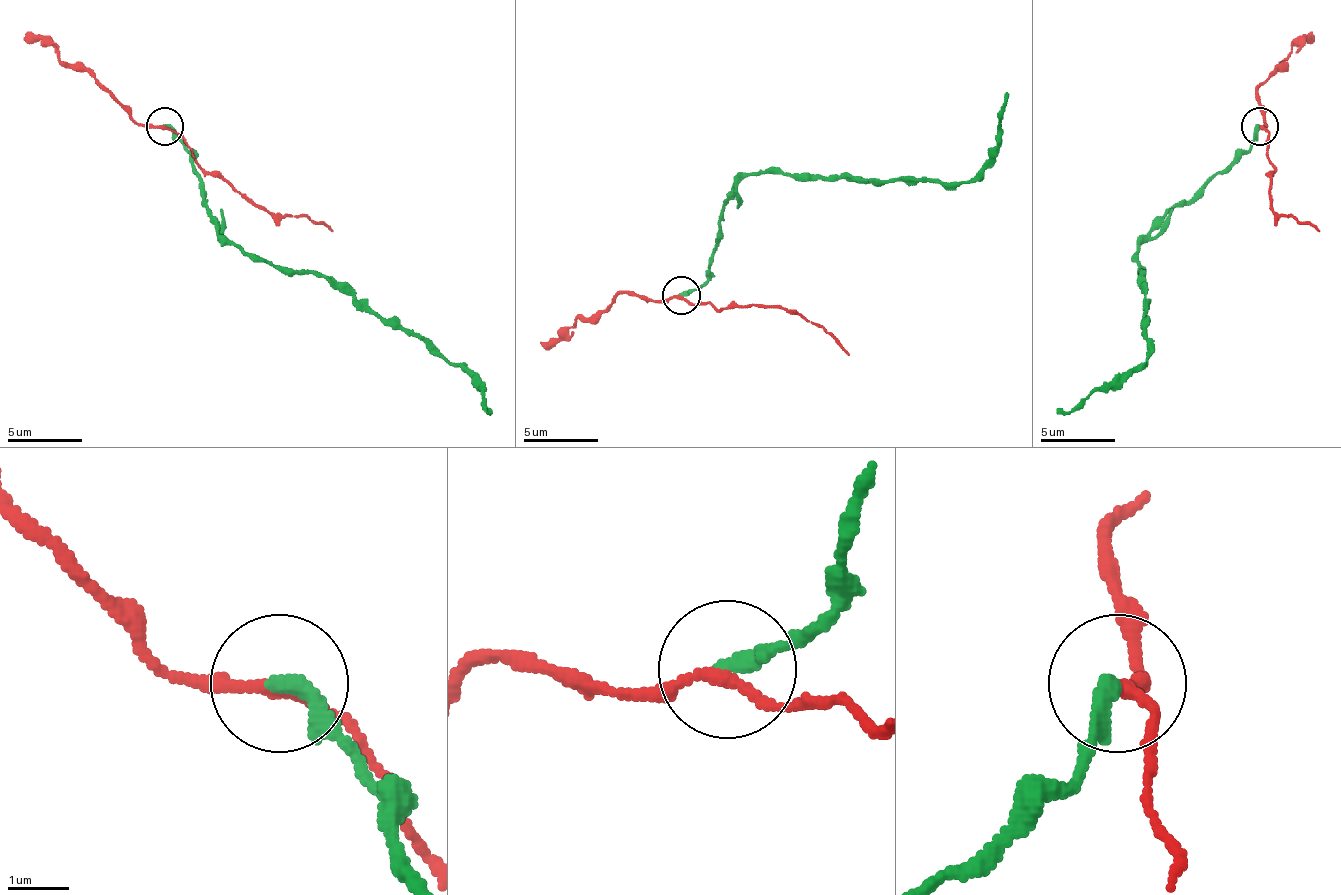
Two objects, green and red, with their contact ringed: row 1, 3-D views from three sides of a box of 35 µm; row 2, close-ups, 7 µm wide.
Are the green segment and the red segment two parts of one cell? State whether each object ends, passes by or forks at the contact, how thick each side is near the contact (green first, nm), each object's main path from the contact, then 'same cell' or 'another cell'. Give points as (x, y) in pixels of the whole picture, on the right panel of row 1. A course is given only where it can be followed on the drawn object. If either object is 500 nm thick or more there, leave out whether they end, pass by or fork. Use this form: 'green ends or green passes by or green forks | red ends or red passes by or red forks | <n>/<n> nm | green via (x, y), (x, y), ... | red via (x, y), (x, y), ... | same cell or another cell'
green ends | red passes by | 280/180 nm | green via (1260, 125), (1242, 155), (1140, 241), (1136, 260), (1148, 358), (1069, 411), (1057, 407) | red via (1260, 125), (1268, 132), (1272, 208), (1321, 230) | another cell

